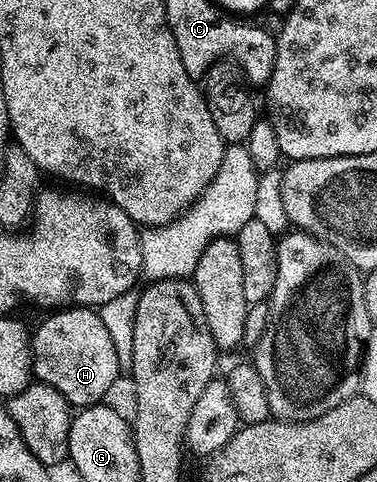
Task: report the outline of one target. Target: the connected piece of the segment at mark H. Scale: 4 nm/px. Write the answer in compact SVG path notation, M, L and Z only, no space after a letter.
M64 307L44 317L47 318L45 318L36 329L33 329L33 336L31 339L31 367L34 376L38 378L40 382L51 385L57 391L61 391L61 395L65 395L65 399L72 407L86 407L100 404L100 402L106 398L103 396L114 387L115 380L121 376L121 370L119 368L119 360L117 359L117 347L113 347L113 338L109 336L109 331L106 329L103 320L100 319L98 312L91 307Z

